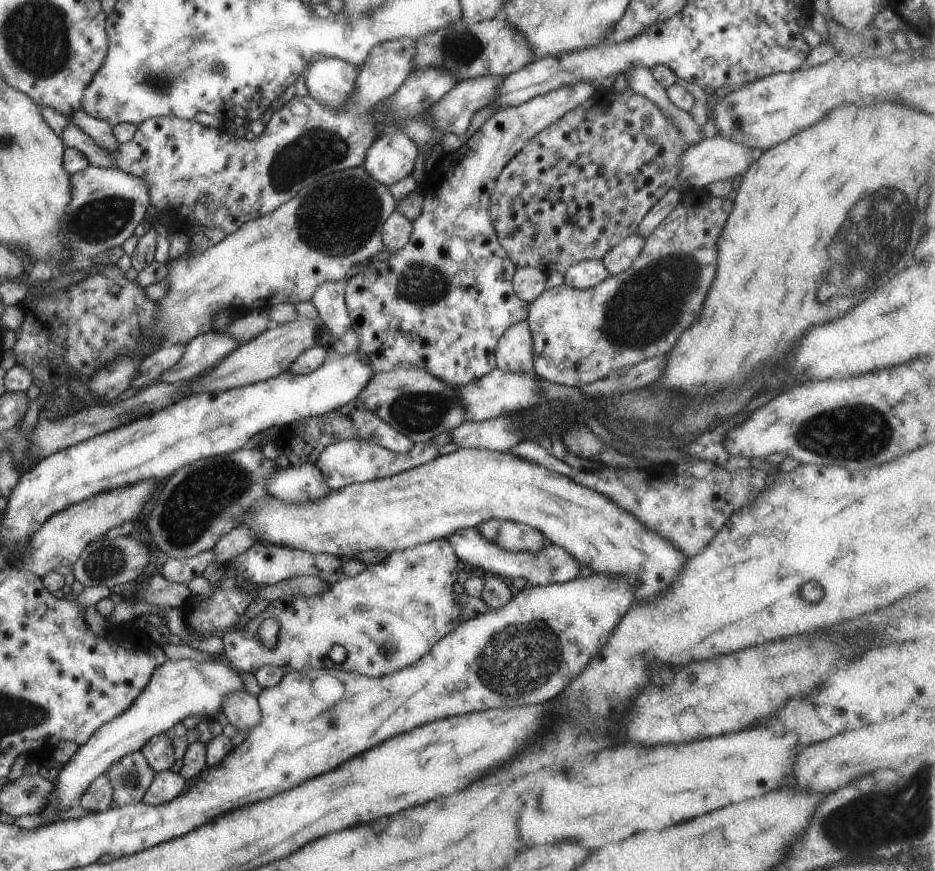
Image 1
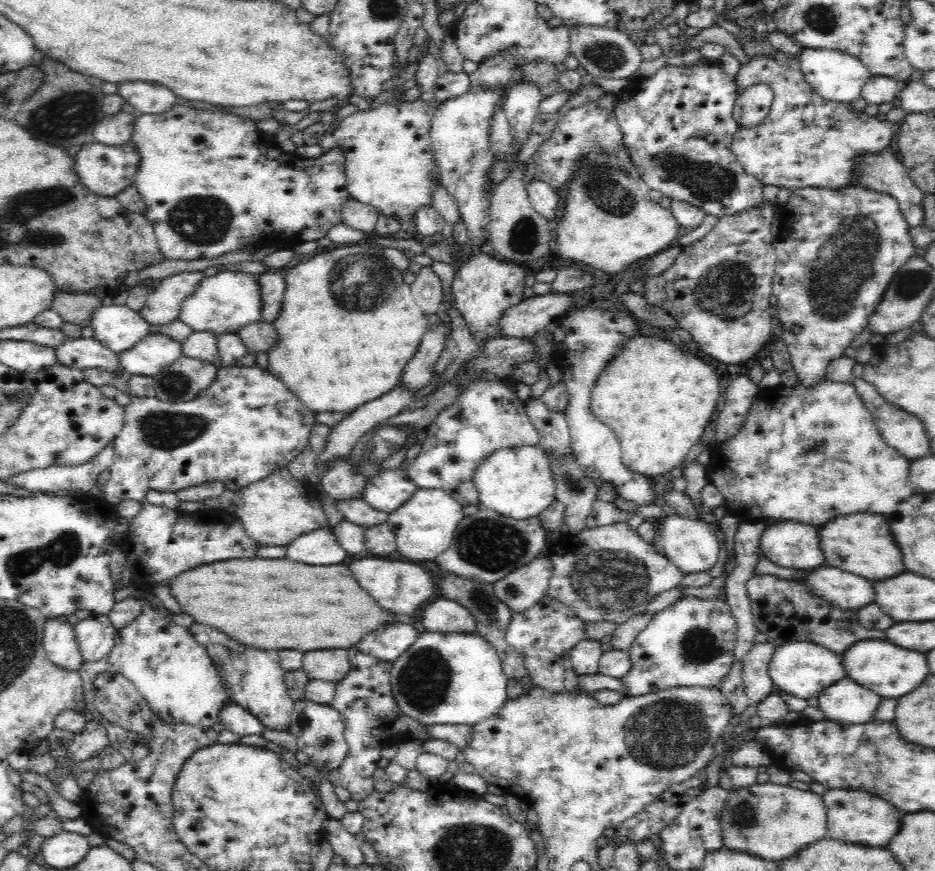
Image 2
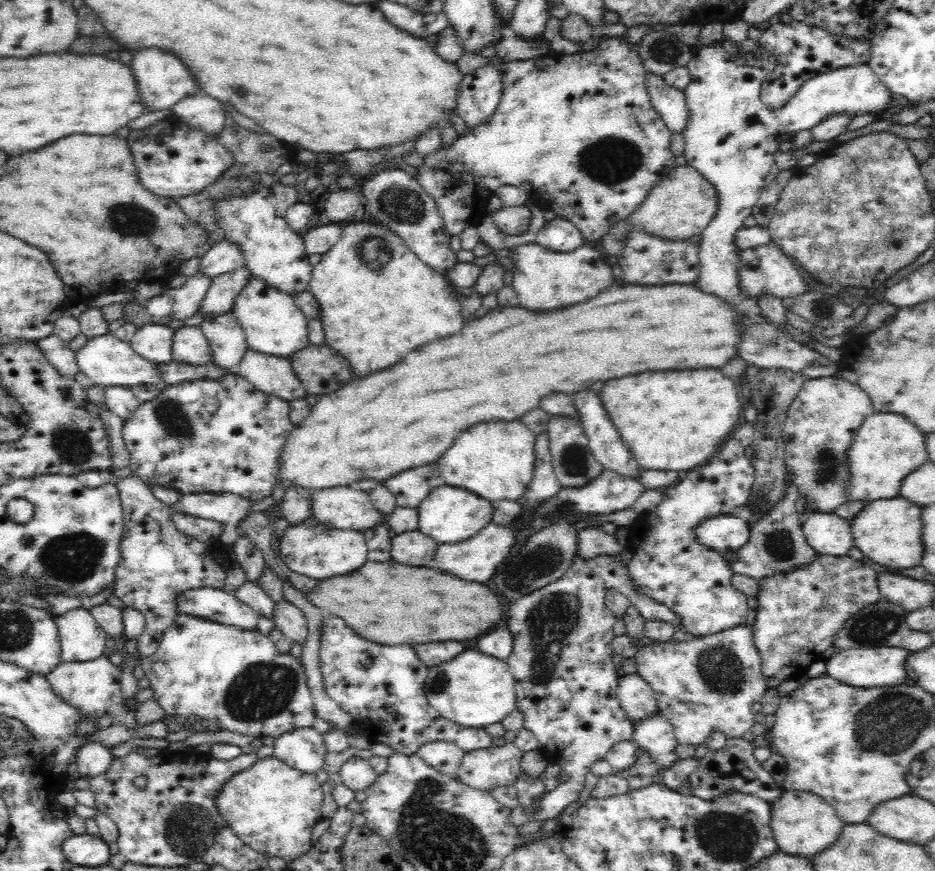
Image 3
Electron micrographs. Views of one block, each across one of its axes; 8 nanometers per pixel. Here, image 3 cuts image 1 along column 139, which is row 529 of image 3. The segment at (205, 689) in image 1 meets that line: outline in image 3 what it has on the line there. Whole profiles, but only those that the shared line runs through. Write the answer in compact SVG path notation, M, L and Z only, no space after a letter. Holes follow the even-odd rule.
M732 514L716 515L708 520L702 520L694 528L696 543L714 552L734 550L748 542L750 529L742 517Z

